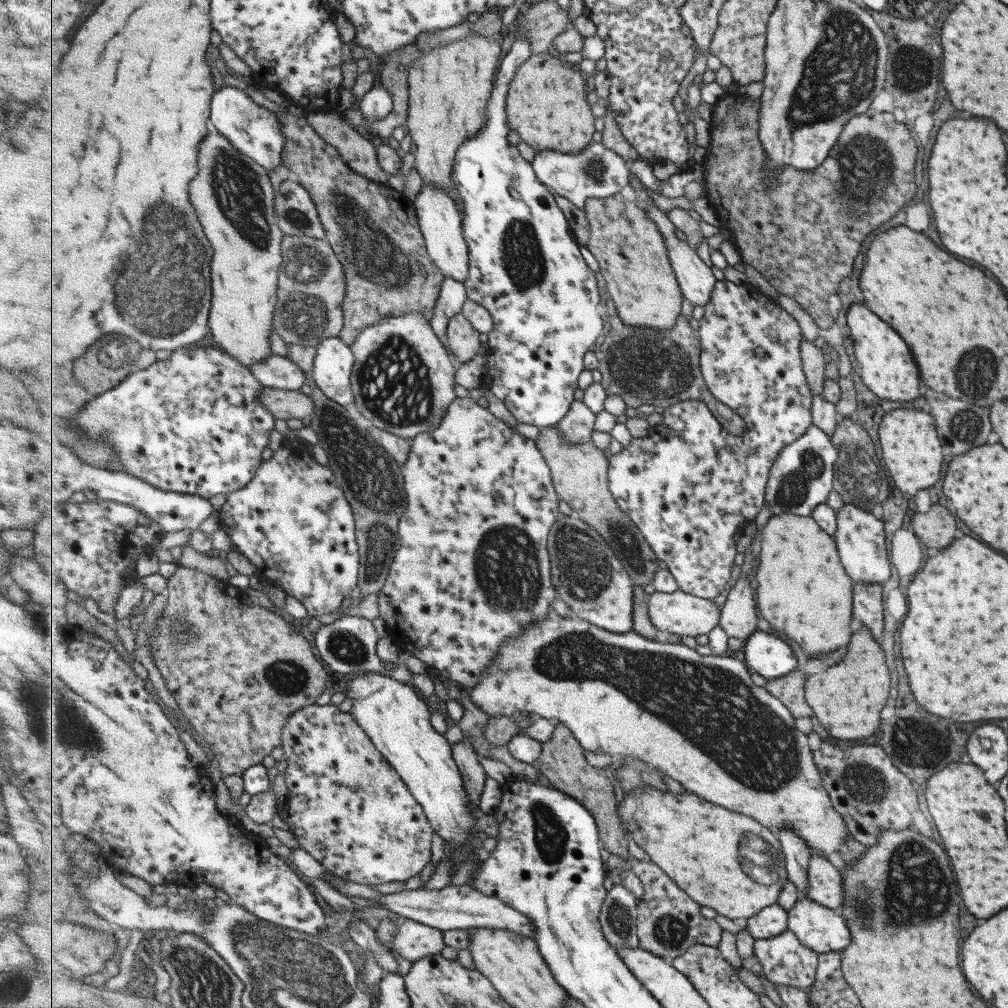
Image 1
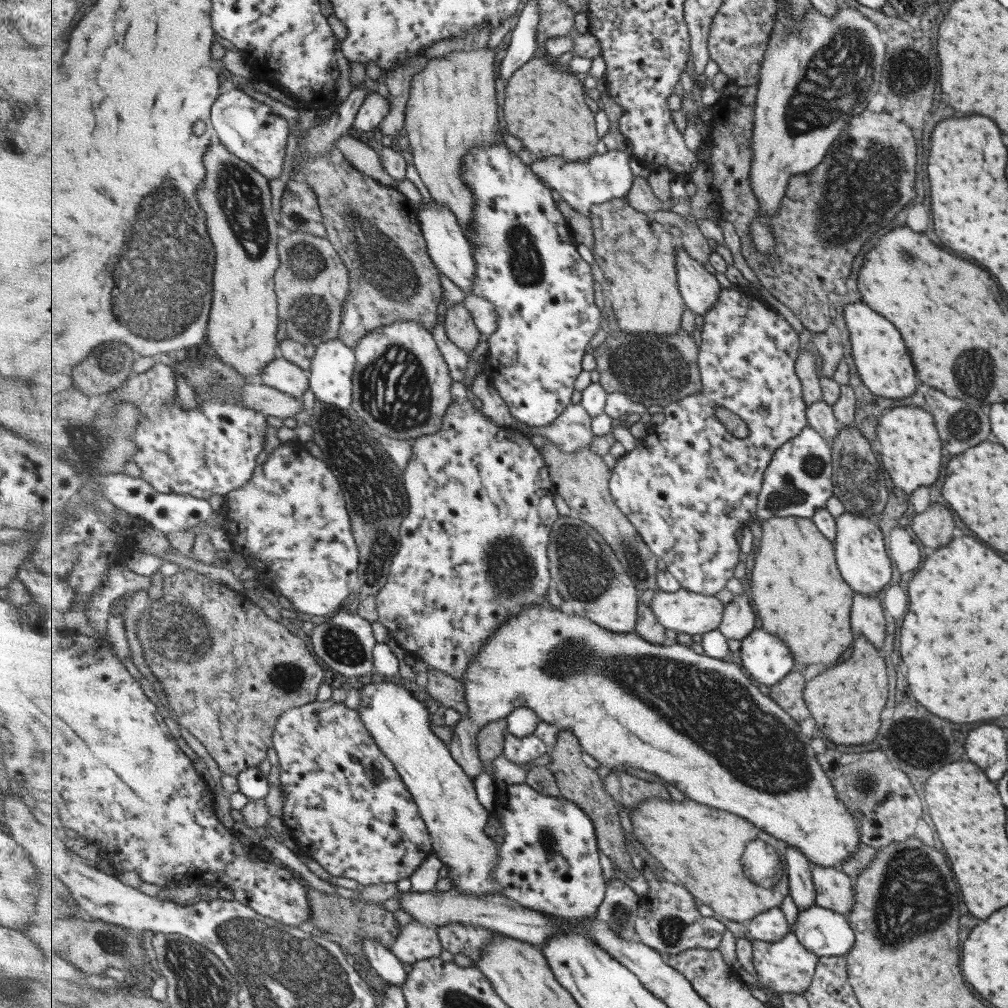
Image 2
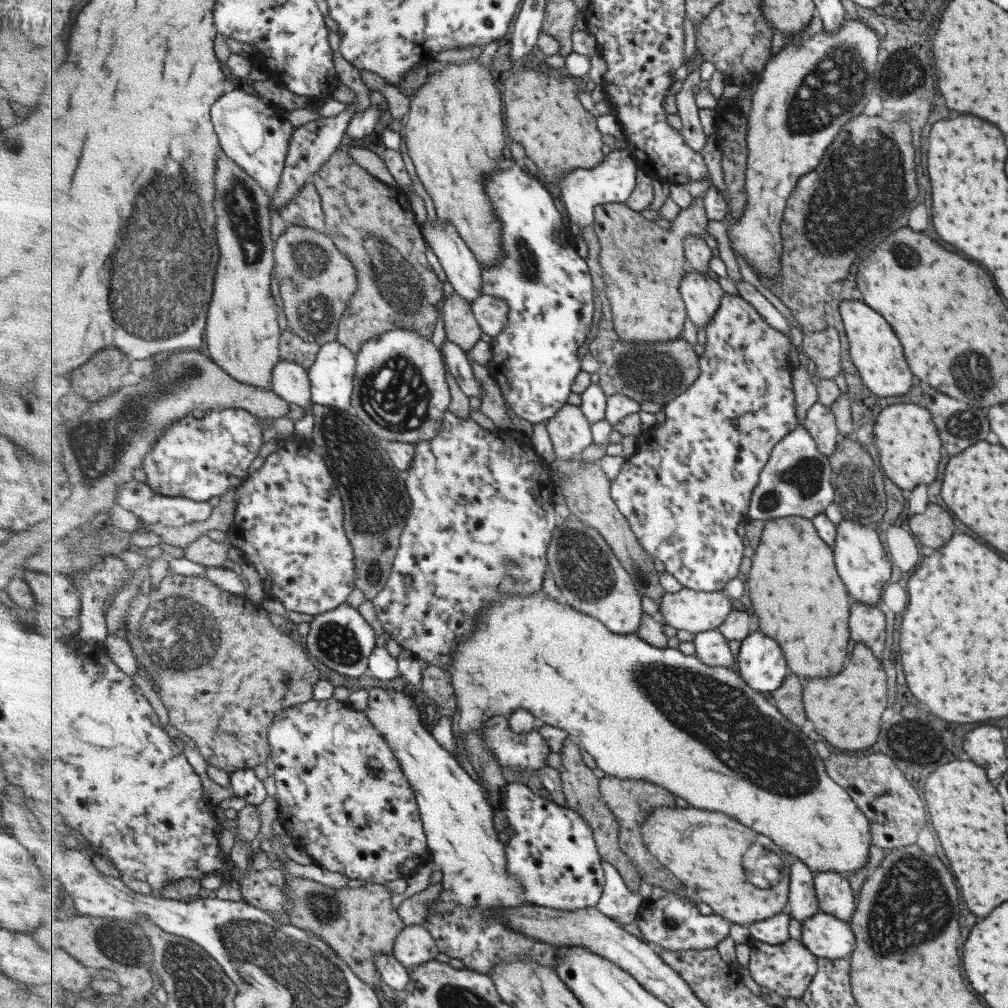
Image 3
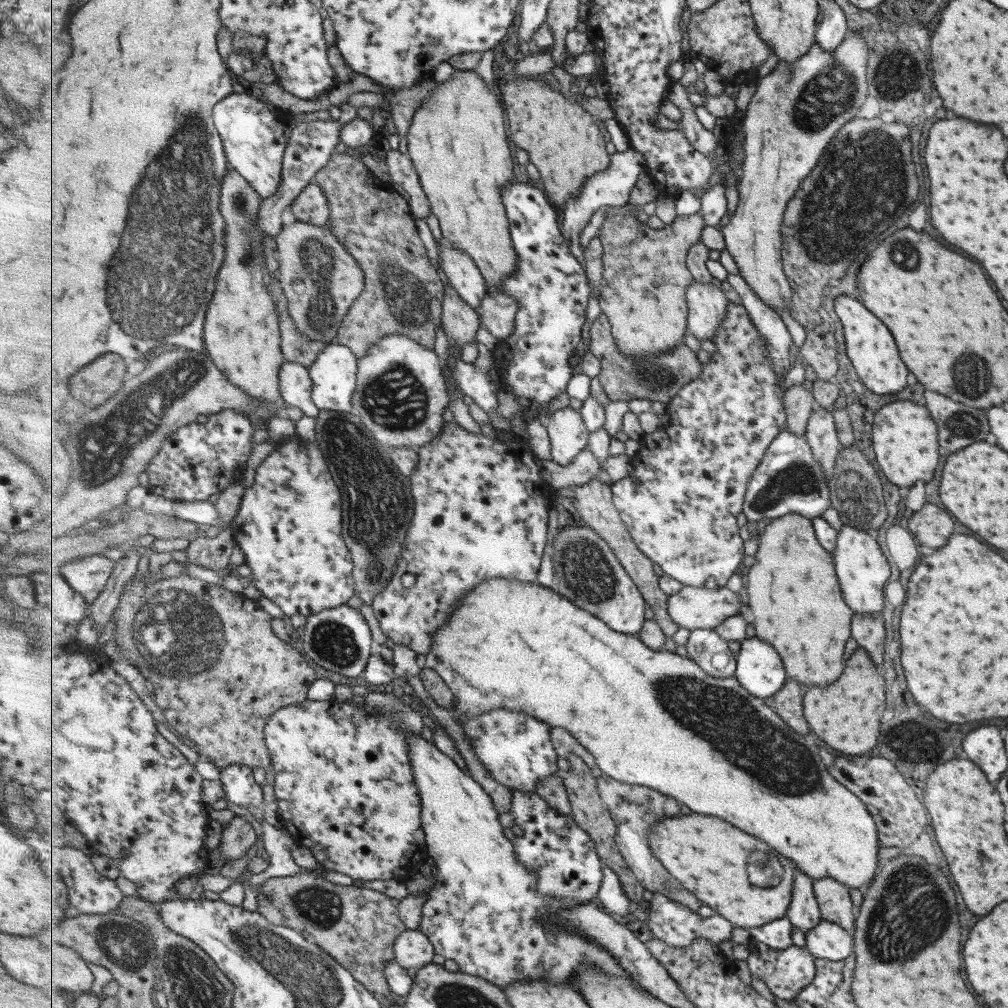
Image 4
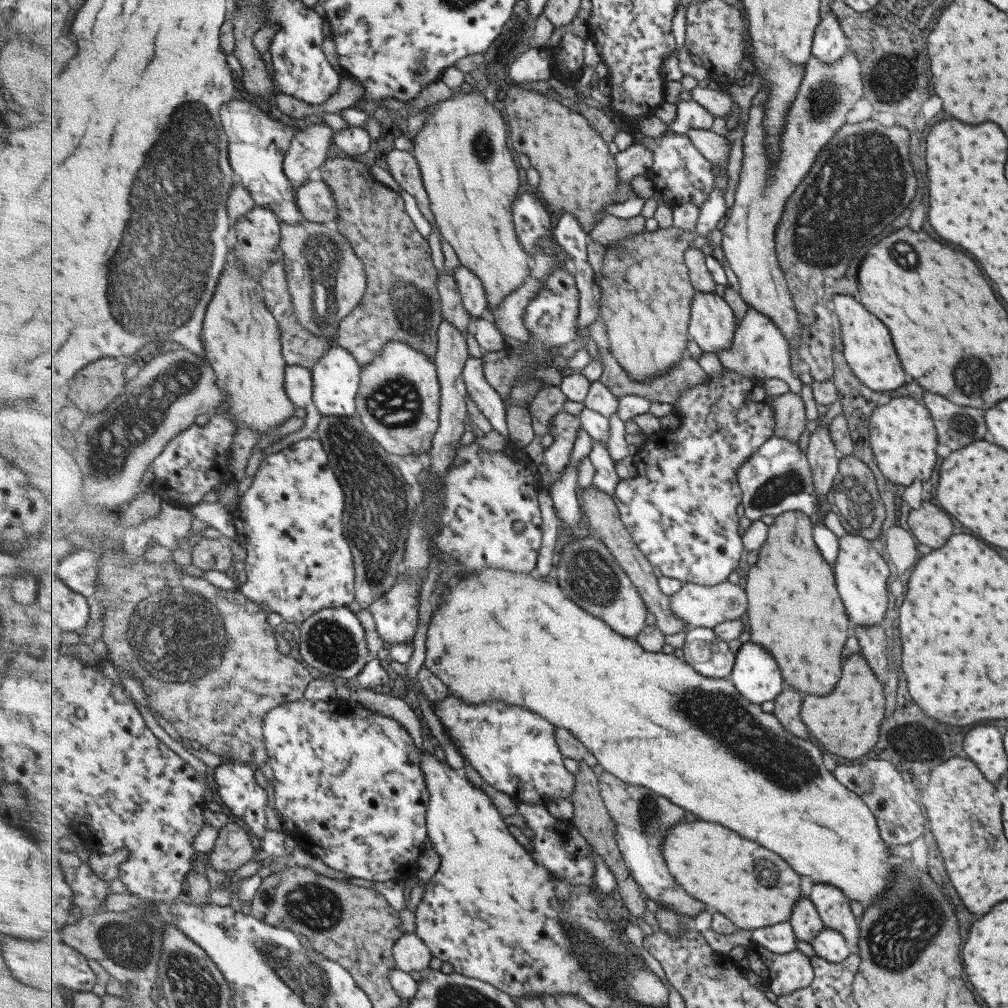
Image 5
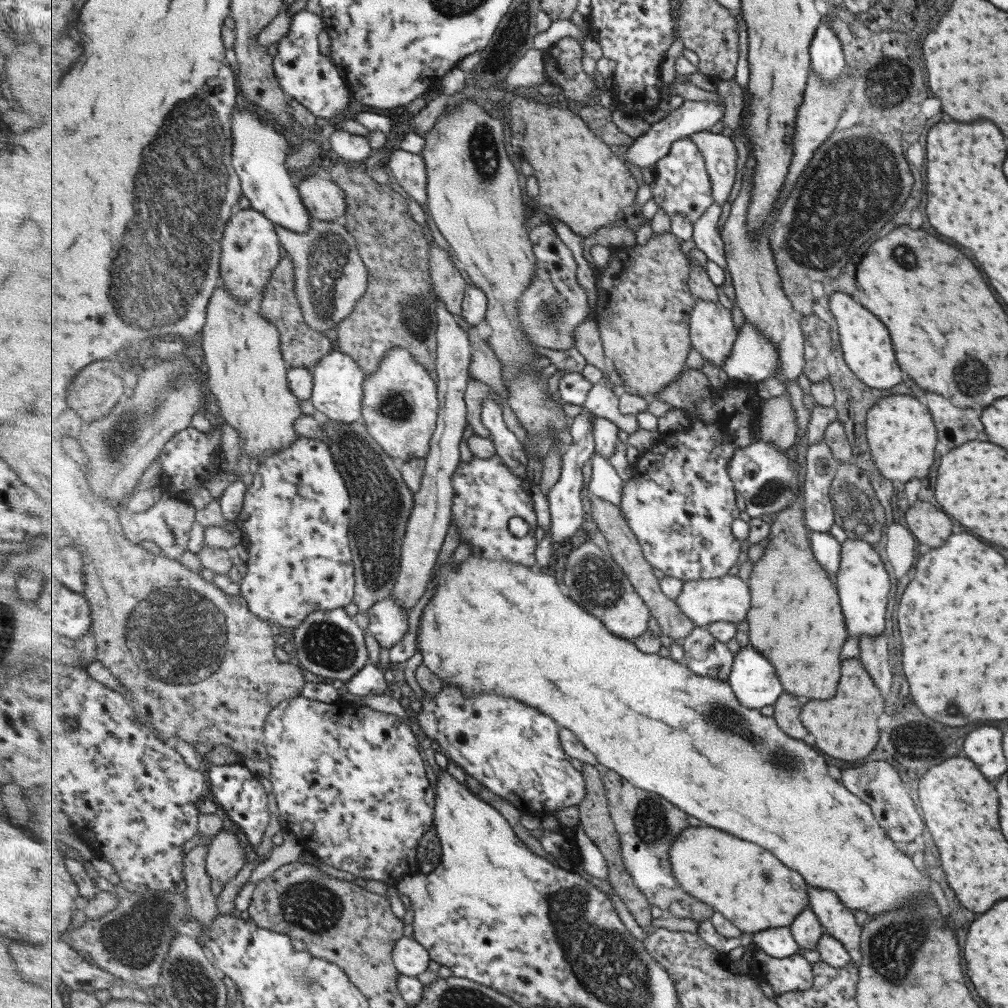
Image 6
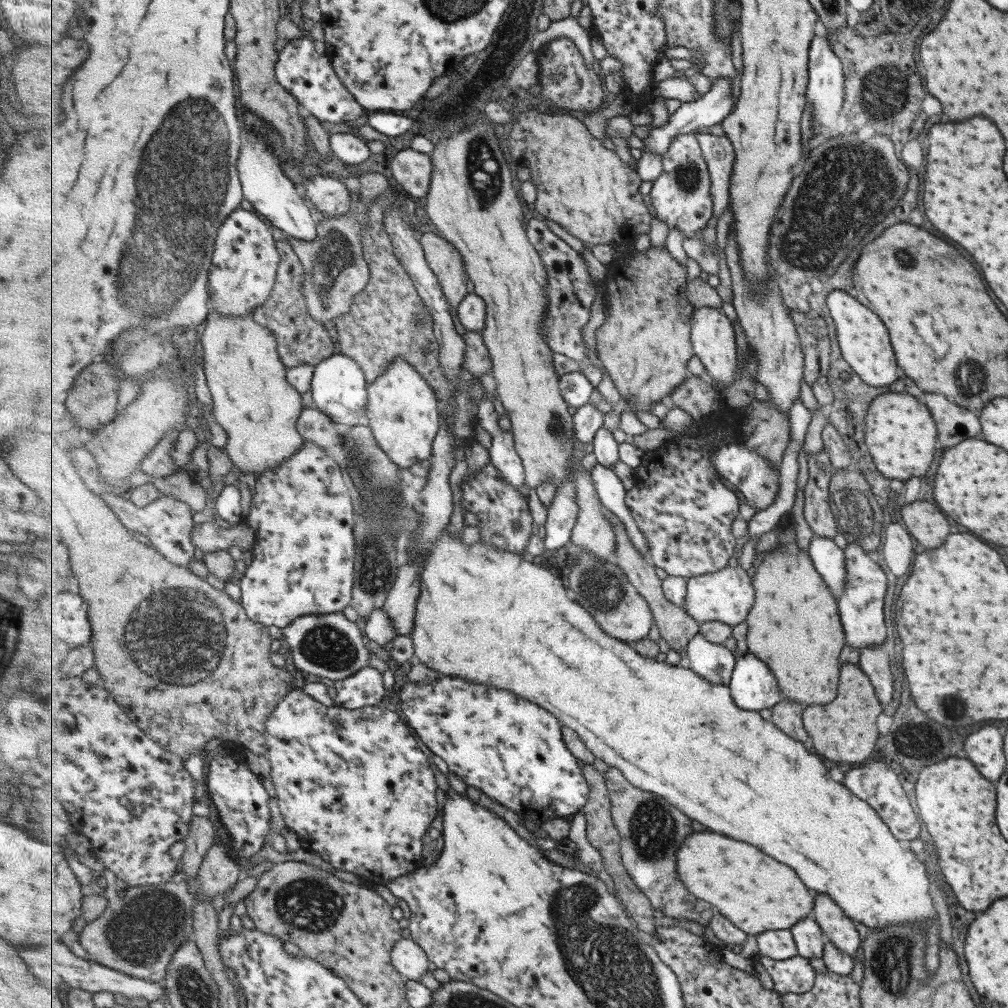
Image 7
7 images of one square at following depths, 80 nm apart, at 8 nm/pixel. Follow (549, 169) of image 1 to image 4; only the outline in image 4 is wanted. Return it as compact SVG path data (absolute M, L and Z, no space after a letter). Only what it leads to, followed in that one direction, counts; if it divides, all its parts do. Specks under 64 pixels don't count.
M631 148L625 152L615 152L612 154L612 164L607 172L601 172L593 178L589 178L589 182L584 189L578 194L576 199L568 202L563 208L562 230L566 238L566 243L570 246L573 254L585 266L585 256L583 256L584 247L581 244L581 235L583 230L587 228L587 222L591 222L593 214L597 212L597 208L601 206L622 207L630 202L632 190L636 188L637 182L640 182L640 176L647 168L647 159L641 151Z

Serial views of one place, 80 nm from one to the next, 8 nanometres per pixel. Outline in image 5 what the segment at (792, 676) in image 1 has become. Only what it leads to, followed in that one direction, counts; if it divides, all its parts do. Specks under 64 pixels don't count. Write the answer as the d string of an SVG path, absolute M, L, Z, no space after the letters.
M788 685L774 700L773 712L787 730L793 730L793 734L801 734L801 738L809 738L809 728L801 720L801 706L803 706L803 694Z

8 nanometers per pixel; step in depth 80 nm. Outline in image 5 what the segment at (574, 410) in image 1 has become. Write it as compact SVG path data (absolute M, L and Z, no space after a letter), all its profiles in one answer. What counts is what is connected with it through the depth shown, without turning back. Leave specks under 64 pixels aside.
M561 412L554 416L552 424L555 442L544 452L545 463L552 473L561 473L571 462L573 449L582 429L582 421L569 412Z

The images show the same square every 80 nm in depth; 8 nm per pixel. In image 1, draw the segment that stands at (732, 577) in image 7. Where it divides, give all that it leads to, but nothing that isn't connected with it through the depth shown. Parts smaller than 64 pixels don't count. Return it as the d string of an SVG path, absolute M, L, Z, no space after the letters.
M681 589L672 592L655 592L648 597L651 622L664 634L678 634L680 636L701 636L709 634L715 626L720 624L721 608L717 607L708 598L701 598L689 594Z

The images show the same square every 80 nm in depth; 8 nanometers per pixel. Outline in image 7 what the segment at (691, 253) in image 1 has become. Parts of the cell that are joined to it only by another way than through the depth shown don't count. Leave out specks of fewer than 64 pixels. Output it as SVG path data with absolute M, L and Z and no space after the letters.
M703 307L695 310L692 316L692 343L694 354L699 356L706 366L707 377L713 378L713 385L717 389L717 383L722 384L724 390L737 380L738 356L737 356L737 336L733 330L733 322L727 319L721 309L713 307Z

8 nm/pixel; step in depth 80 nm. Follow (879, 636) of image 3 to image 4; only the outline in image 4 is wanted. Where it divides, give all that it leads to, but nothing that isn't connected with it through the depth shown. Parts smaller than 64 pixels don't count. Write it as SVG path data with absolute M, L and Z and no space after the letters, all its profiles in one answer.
M853 613L852 618L853 640L865 648L869 658L873 658L875 664L881 664L883 654L883 620L880 615Z

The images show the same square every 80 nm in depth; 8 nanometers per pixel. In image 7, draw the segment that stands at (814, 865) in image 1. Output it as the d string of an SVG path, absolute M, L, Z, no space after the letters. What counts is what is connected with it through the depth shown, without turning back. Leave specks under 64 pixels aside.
M817 893L813 903L811 918L819 925L825 939L831 941L841 952L853 959L851 974L861 982L863 978L862 963L856 956L860 946L859 934L854 922L832 901L828 894Z

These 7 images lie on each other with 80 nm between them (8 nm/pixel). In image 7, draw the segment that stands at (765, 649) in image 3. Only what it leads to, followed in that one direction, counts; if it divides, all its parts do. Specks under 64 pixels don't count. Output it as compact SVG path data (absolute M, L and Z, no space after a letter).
M749 651L743 656L737 656L728 685L737 706L743 710L773 708L783 698L776 674L771 672L771 668L763 660Z

